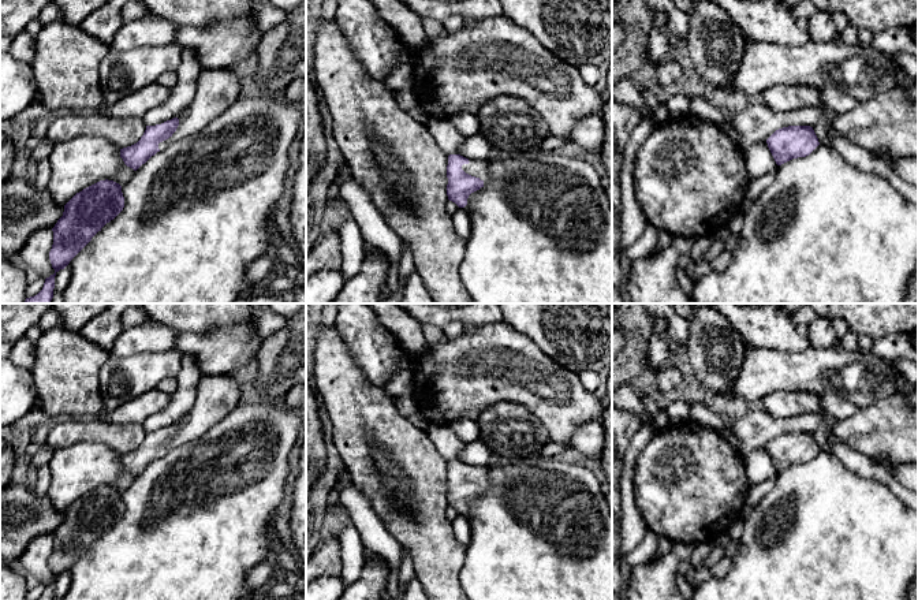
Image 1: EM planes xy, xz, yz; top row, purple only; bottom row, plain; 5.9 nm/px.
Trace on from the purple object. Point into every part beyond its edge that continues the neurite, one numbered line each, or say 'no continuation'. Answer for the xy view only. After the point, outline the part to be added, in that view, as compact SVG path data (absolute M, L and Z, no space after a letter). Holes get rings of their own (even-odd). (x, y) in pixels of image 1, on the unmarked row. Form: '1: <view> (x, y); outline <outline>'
1: xy (216, 395); outline M202 373L195 387L195 402L184 417L176 437L158 450L163 456L168 451L205 435L238 406L240 387L227 374Z

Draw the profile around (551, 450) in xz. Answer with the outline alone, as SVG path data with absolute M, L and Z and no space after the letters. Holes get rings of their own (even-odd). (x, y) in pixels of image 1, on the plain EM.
M551 441L551 443L548 443L546 446L542 447L541 456L542 458L553 458L557 454L566 451L567 448L570 448L570 447Z

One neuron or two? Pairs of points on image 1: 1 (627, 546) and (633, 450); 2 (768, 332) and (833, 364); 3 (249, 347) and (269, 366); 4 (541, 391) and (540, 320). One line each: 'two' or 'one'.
1: one
2: two
3: two
4: two

